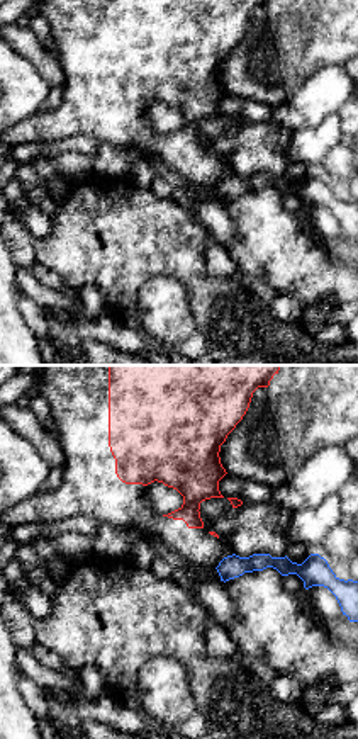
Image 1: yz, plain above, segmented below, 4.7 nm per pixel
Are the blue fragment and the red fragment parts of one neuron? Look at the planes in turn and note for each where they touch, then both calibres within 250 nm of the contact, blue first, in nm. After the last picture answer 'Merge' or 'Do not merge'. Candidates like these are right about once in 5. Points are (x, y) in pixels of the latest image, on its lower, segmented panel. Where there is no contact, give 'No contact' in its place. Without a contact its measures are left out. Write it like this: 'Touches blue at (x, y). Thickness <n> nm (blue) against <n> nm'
No contact

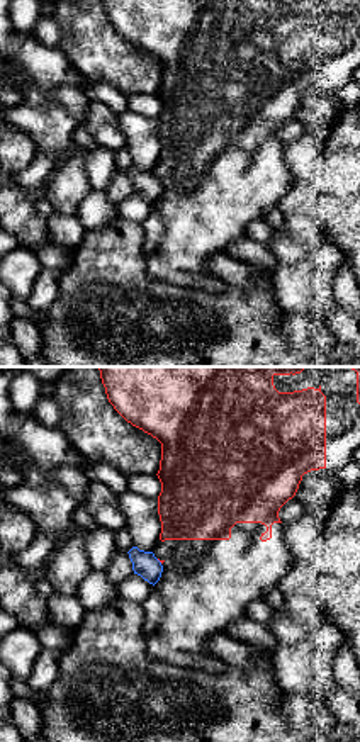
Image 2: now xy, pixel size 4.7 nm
Touches blue at (158, 561). Thickness 120 nm (blue) against 20 nm

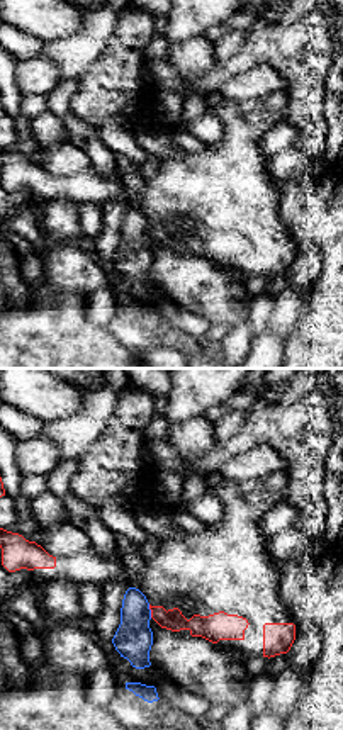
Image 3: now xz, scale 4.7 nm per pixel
Touches blue at (150, 612). Thickness 180 nm (blue) against 100 nm

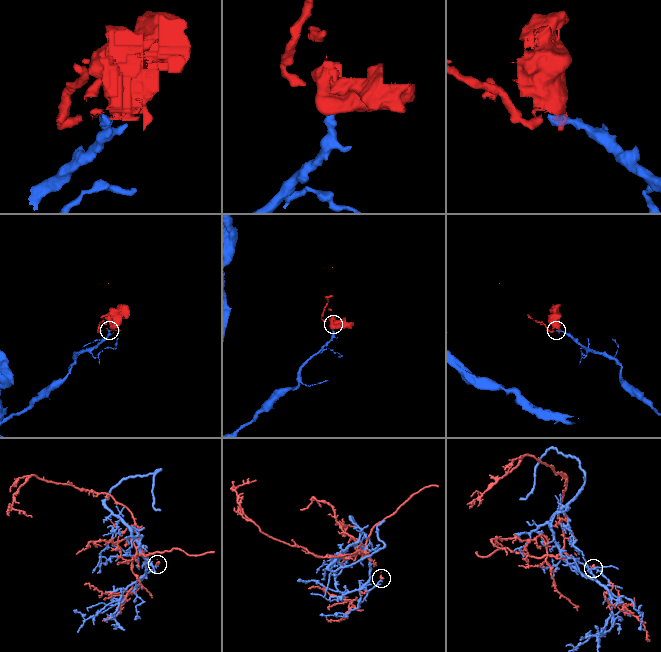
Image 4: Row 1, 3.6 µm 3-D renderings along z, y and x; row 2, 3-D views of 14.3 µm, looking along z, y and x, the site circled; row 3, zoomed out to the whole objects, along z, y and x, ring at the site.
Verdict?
Do not merge

